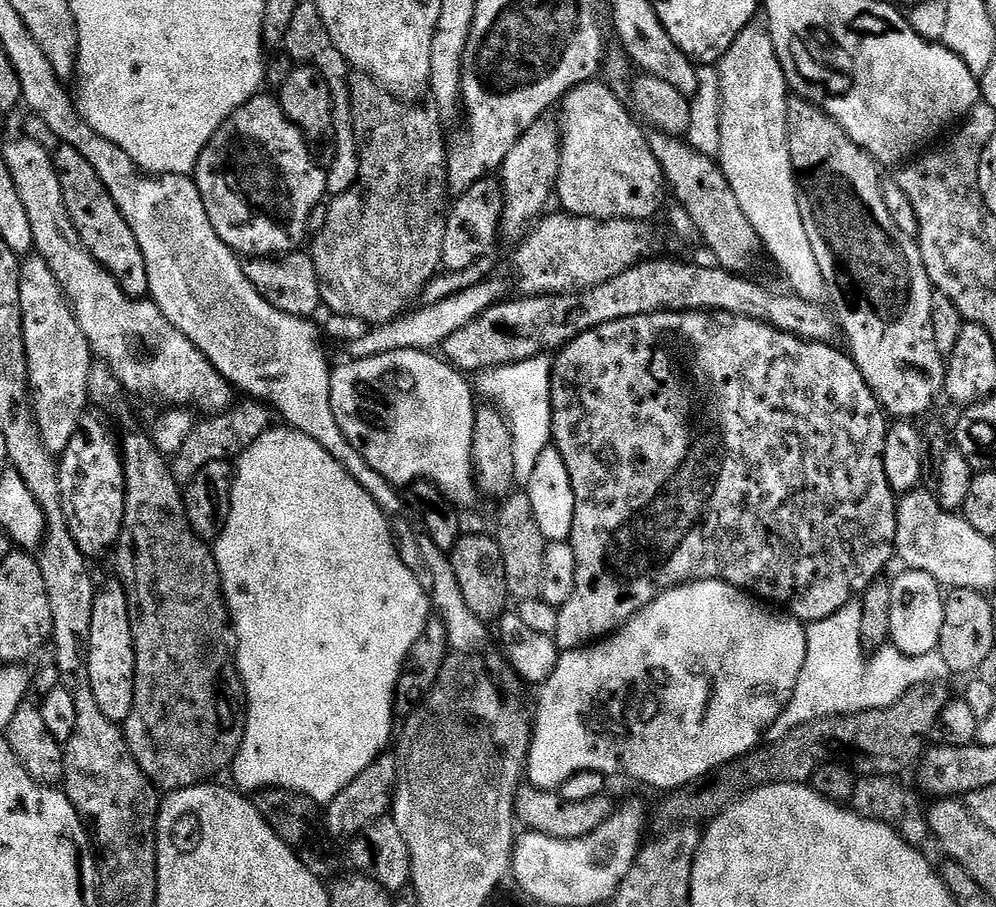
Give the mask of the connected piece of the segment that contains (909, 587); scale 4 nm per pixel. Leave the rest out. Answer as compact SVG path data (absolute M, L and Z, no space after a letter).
M904 570L901 573L901 576L892 584L892 597L888 600L888 636L892 639L889 640L891 647L907 656L930 654L937 651L940 646L940 635L944 622L945 593L942 591L941 585L937 584L934 578L930 578L930 574L911 570Z

